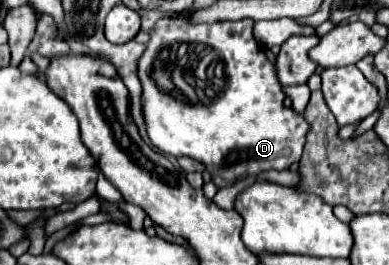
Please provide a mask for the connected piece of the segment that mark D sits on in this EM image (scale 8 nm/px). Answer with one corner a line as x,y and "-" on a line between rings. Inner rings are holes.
240,20
240,22
220,22
220,24
188,24
188,22
160,22
160,26
156,26
156,30
150,36
150,42
146,46
144,56
138,62
138,76
142,82
142,108
144,108
144,118
146,118
146,126
148,126
148,136
152,140
152,144
170,156
188,156
194,158
198,162
202,162
206,166
206,170
212,176
212,182
218,188
226,188
232,186
236,180
246,178
246,176
258,176
264,170
288,170
292,164
296,164
304,152
304,144
306,144
306,134
310,132
308,122
304,120
304,114
298,114
294,108
286,108
284,106
284,98
286,94
282,92
280,84
276,82
276,70
274,64
266,58
264,54
264,46
260,46
254,40
252,34
252,20
-
198,70
204,72
204,76
198,76

